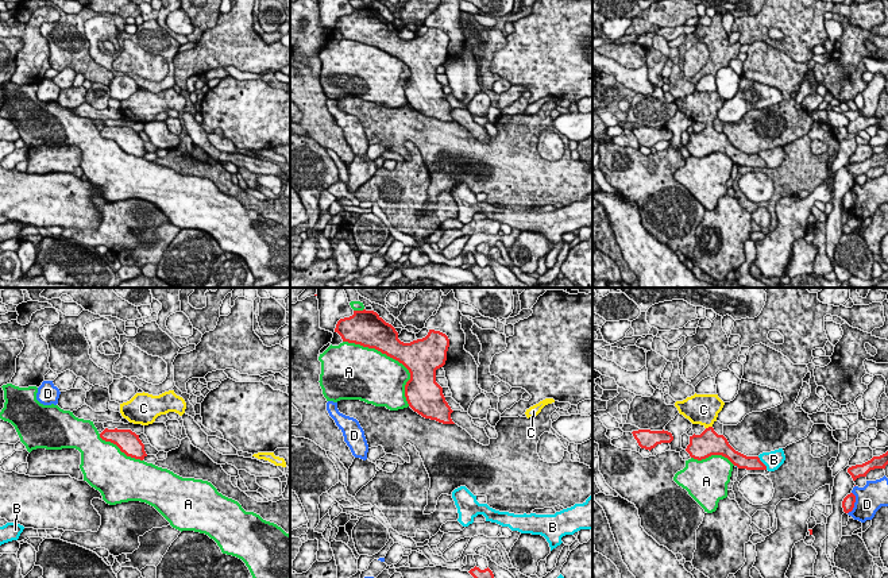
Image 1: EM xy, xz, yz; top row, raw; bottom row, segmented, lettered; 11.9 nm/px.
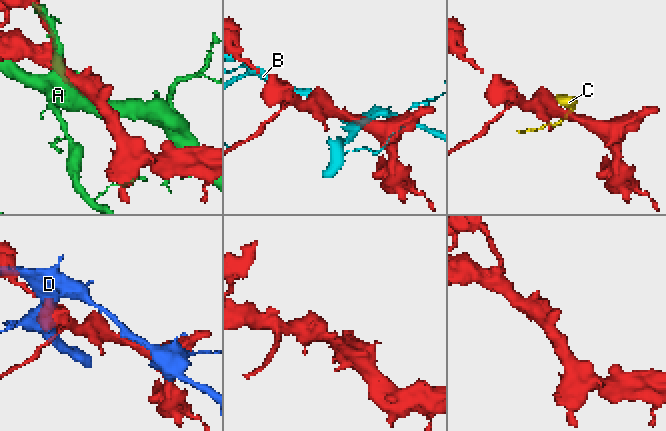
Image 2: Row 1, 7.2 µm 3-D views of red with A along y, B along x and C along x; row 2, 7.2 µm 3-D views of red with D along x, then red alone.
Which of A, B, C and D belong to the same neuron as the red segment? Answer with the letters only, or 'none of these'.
C

